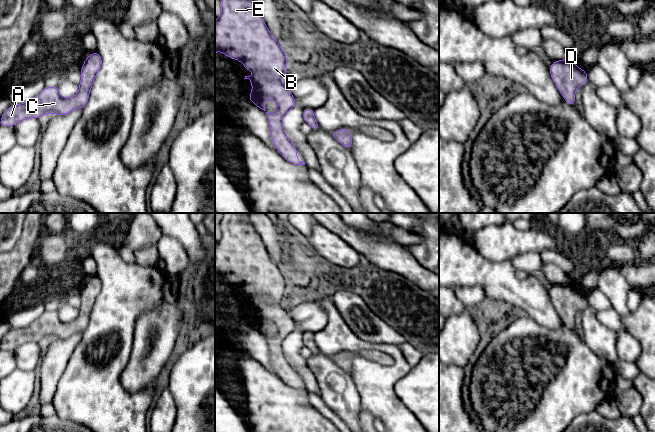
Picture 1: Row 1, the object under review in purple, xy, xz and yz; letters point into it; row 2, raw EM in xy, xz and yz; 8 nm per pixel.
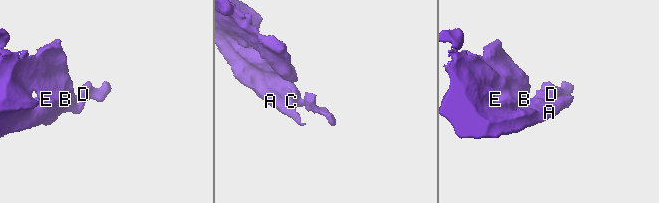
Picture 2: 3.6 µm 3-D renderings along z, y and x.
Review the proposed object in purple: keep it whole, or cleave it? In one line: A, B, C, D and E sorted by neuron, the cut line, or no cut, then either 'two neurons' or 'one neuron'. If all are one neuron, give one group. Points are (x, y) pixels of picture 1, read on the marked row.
groups A B C D E; cut none; one neuron

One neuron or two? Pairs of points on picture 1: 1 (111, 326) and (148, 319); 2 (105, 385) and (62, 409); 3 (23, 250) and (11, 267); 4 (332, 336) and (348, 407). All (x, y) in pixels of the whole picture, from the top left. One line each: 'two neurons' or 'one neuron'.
1: two neurons
2: one neuron
3: one neuron
4: two neurons

